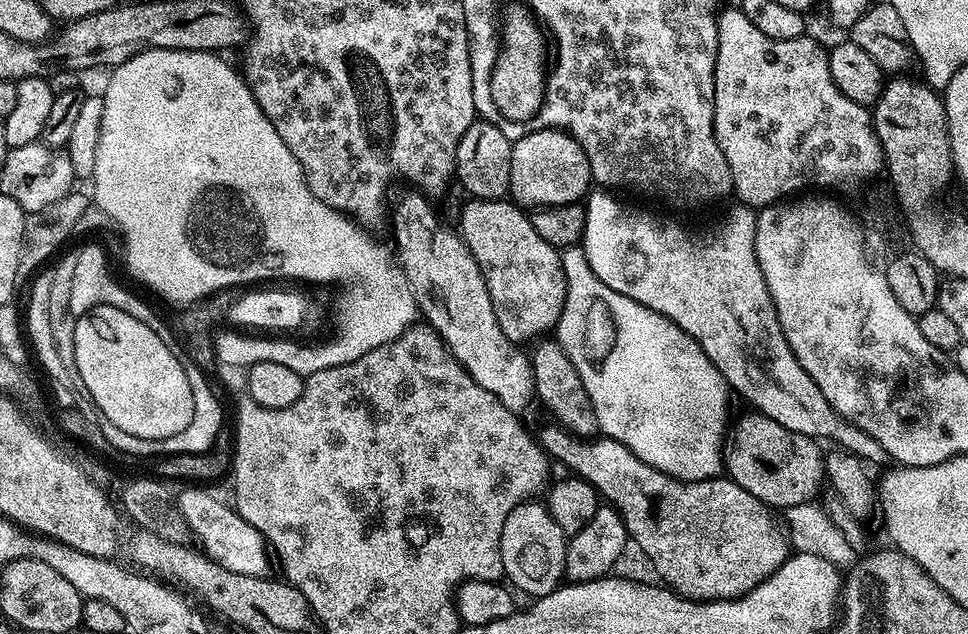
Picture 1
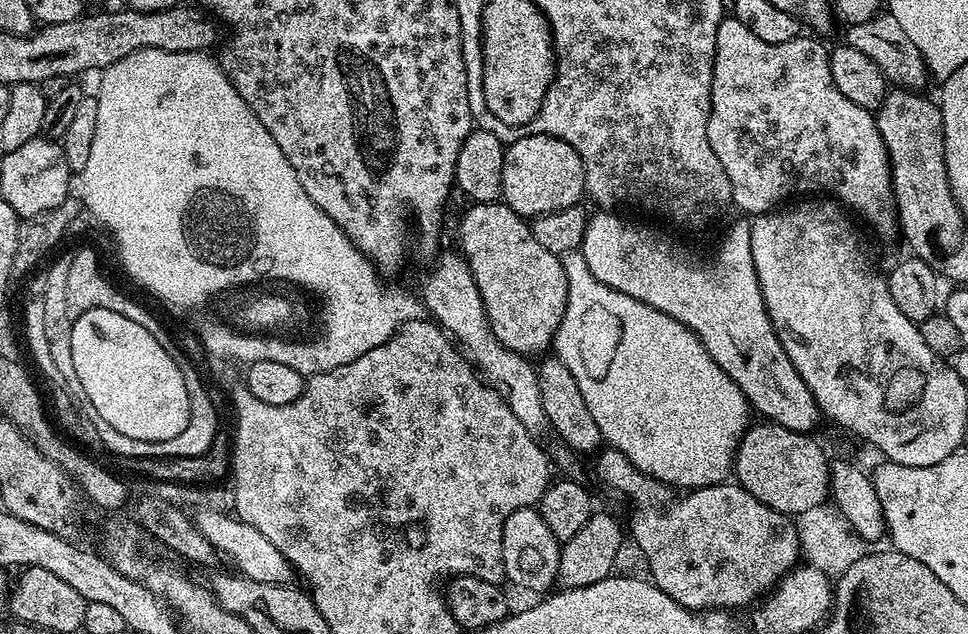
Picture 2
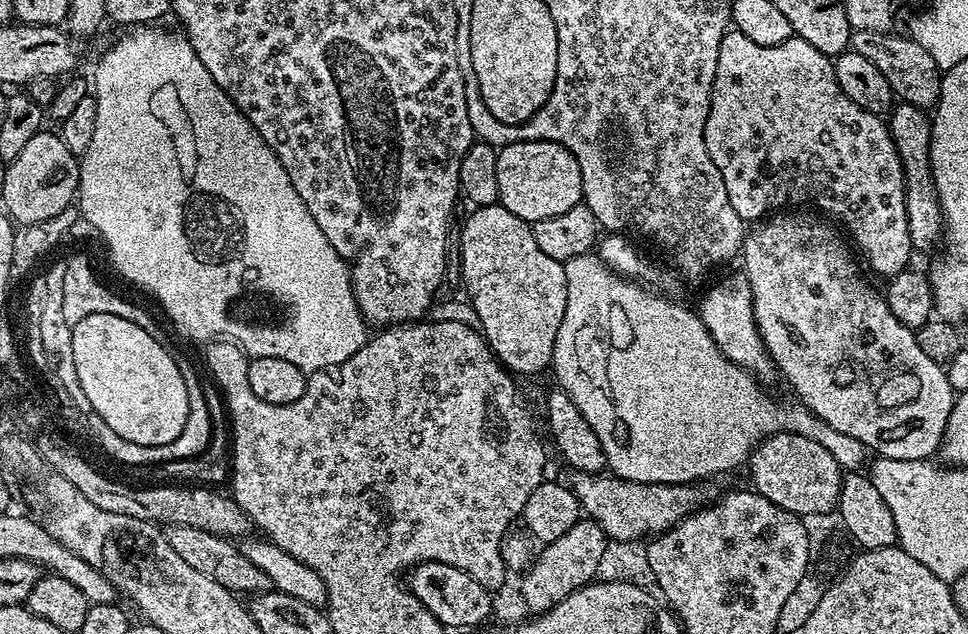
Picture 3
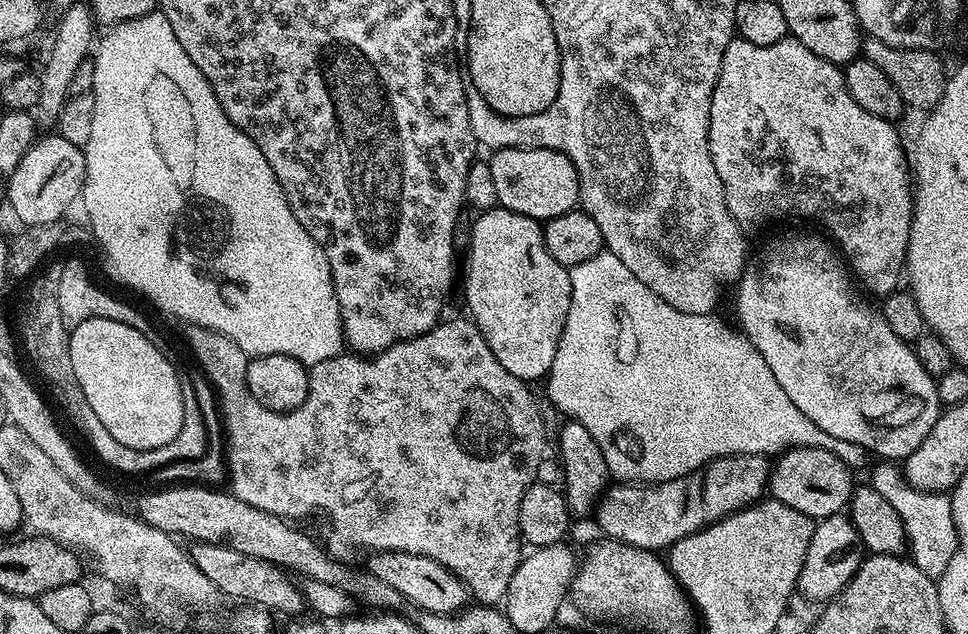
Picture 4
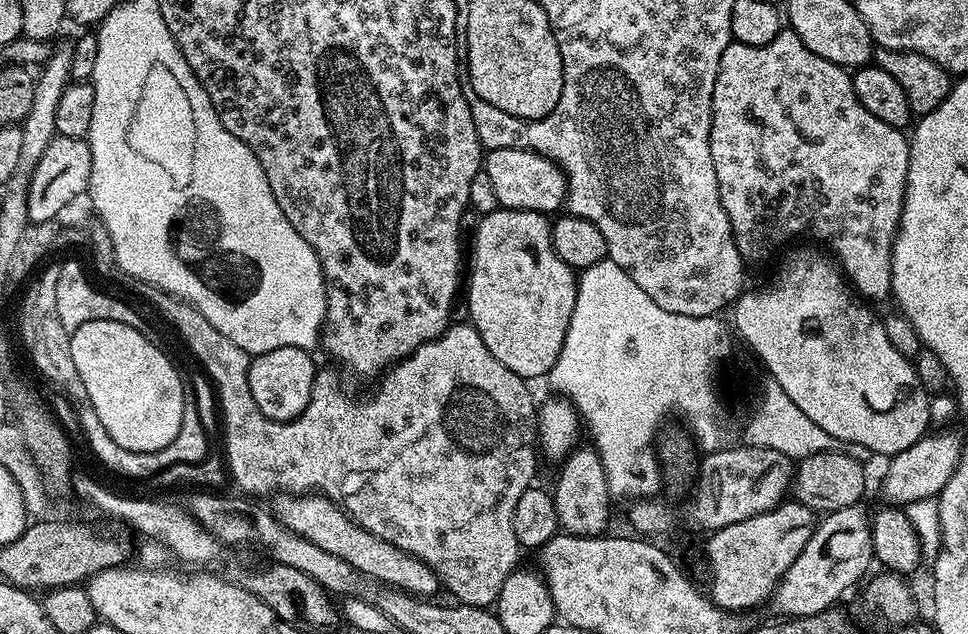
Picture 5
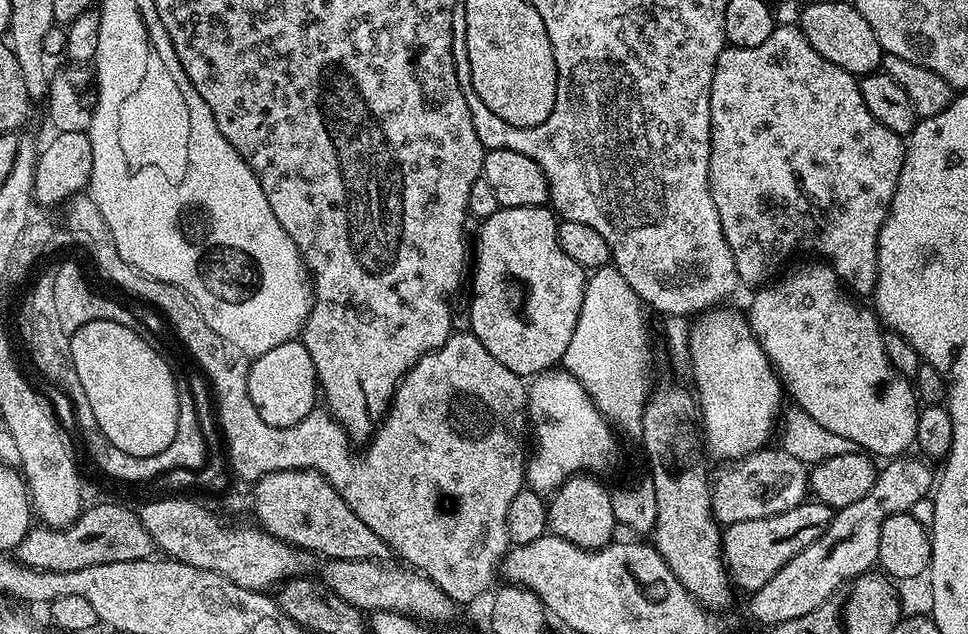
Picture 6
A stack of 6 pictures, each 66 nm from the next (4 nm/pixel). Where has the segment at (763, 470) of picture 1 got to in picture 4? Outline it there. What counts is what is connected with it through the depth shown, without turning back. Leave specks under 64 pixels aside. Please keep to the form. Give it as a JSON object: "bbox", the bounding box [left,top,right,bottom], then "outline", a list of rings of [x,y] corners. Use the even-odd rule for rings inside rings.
{"bbox":[770,448,854,522],"outline":[[[792,448],[781,452],[771,465],[770,496],[790,506],[790,510],[798,510],[798,514],[806,514],[813,522],[819,522],[849,507],[854,487],[852,477],[853,470],[830,450]]]}

